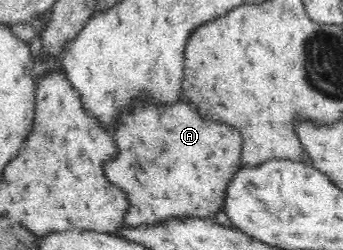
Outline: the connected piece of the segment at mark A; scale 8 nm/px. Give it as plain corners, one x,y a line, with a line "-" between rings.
183,97
178,104
138,102
134,110
128,106
116,132
120,150
106,162
104,174
128,195
125,224
136,228
176,217
214,219
214,213
223,210
228,183
242,168
243,137
232,126
204,118

